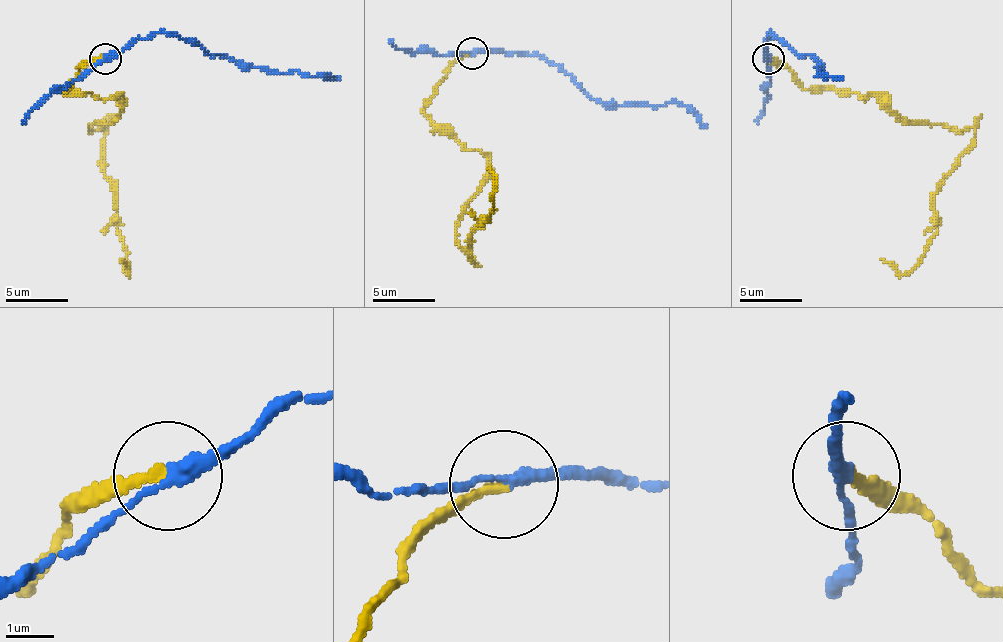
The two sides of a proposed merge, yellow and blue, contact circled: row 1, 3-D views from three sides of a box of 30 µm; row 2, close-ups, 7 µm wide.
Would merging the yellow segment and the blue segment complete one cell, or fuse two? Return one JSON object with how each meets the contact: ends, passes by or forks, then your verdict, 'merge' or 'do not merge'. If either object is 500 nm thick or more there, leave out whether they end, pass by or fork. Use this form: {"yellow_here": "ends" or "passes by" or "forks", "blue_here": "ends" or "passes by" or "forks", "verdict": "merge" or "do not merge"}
{"yellow_here": "ends", "blue_here": "passes by", "verdict": "do not merge"}

